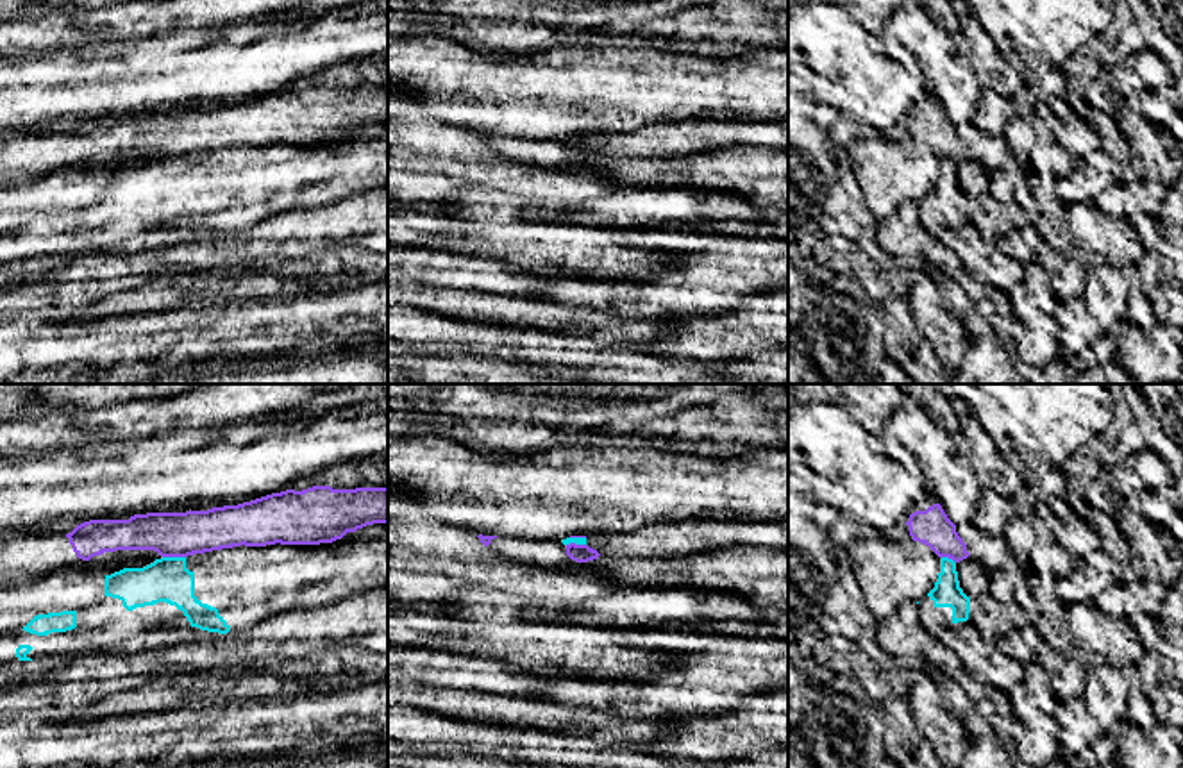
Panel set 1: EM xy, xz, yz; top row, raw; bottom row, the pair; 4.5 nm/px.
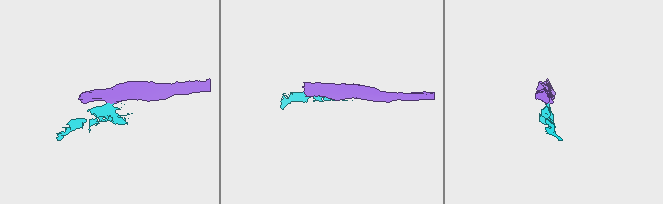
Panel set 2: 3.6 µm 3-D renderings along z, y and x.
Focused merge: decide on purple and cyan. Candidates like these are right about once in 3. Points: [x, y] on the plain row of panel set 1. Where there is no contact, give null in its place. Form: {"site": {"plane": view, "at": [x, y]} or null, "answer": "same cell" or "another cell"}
{"site": {"plane": "xy", "at": [174, 156]}, "answer": "another cell"}

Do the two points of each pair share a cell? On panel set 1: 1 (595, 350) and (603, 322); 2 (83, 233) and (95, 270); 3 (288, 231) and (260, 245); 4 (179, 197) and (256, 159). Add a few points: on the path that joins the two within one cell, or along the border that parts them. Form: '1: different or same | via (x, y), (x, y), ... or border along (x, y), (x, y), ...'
1: different | border along (556, 331), (633, 347)
2: different | border along (131, 250), (90, 249), (67, 258)
3: same | via (281, 236), (267, 240)
4: same | via (199, 197), (224, 192), (236, 179)

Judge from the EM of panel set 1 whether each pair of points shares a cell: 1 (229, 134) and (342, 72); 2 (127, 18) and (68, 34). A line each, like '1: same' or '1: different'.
1: same
2: same

